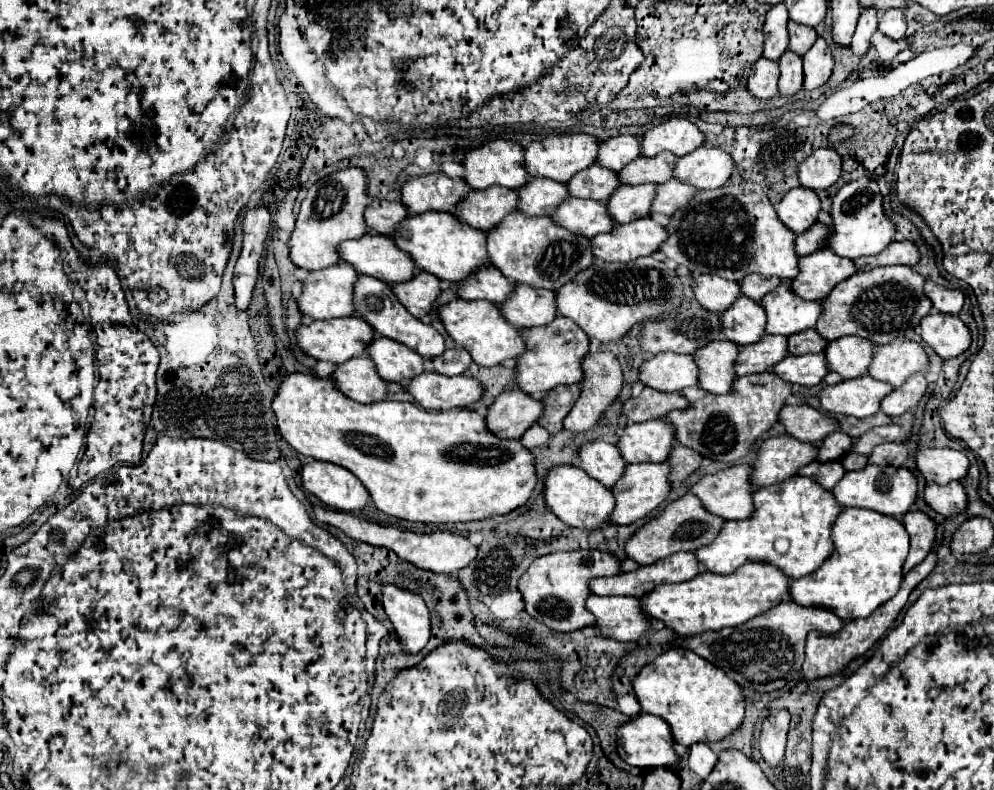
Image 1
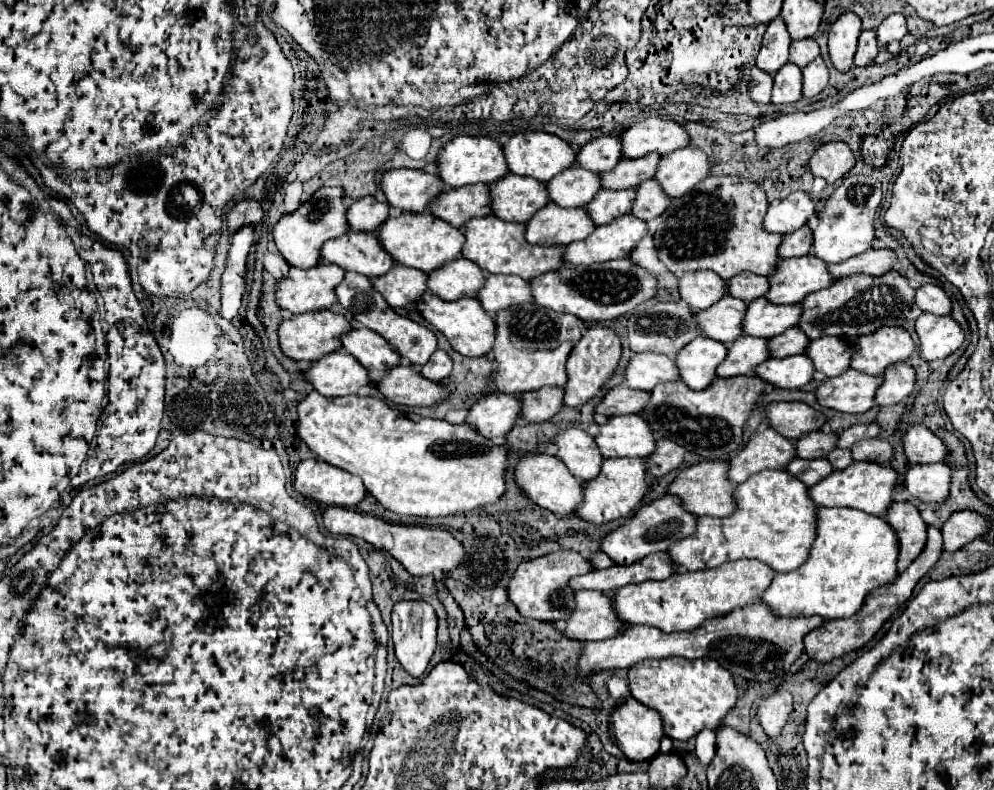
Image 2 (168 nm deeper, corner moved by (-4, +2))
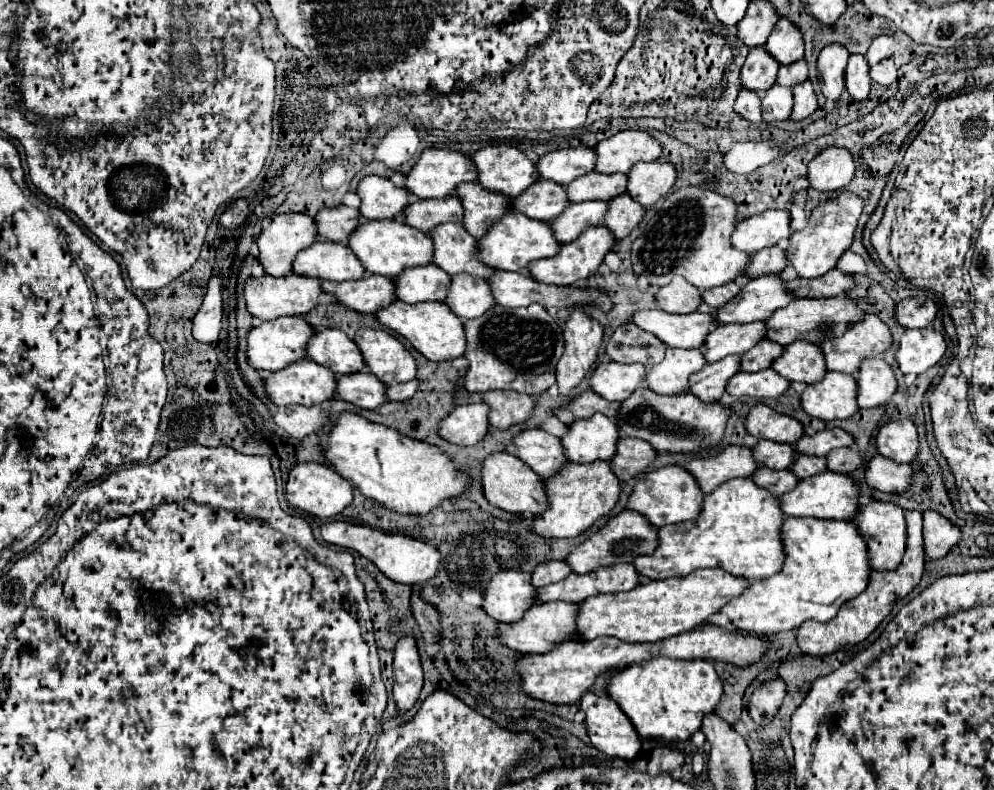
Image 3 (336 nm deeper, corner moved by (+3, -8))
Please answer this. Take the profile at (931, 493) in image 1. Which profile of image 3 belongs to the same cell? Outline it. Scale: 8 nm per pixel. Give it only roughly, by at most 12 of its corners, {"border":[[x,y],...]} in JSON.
{"border":[[883,455],[867,463],[867,483],[883,493],[905,493],[913,467]]}

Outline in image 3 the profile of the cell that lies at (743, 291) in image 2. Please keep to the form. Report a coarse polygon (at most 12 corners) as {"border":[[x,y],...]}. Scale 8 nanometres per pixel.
{"border":[[729,283],[703,293],[711,309],[719,309],[739,295],[739,285]]}

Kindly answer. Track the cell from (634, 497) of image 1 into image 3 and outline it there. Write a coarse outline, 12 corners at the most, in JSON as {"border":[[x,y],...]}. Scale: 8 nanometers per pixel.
{"border":[[567,463],[545,479],[533,531],[581,535],[609,515],[621,483],[609,463]]}

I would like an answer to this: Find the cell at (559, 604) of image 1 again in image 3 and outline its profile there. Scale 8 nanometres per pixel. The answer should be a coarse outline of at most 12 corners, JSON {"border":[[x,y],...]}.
{"border":[[501,571],[483,609],[515,623],[535,605],[531,573]]}

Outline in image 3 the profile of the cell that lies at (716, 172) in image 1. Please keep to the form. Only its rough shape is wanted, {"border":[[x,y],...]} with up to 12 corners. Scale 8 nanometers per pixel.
{"border":[[667,161],[633,165],[627,193],[643,207],[669,195],[679,173]]}

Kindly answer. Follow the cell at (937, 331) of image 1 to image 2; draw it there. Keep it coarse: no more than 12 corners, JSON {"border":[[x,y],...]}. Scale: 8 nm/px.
{"border":[[952,317],[916,319],[920,357],[946,359],[964,343]]}

